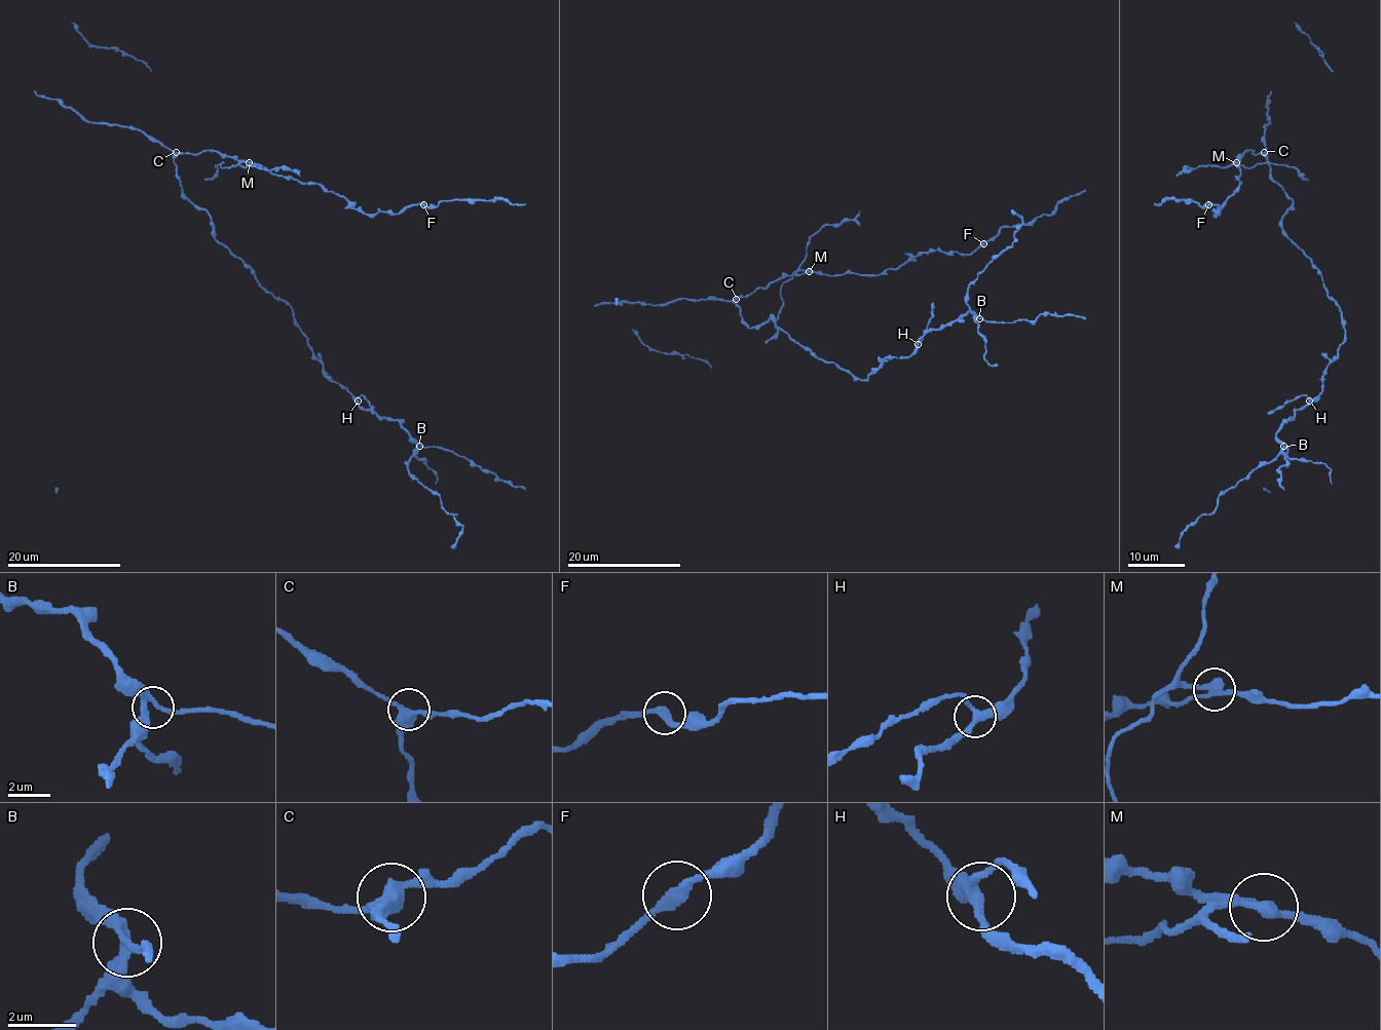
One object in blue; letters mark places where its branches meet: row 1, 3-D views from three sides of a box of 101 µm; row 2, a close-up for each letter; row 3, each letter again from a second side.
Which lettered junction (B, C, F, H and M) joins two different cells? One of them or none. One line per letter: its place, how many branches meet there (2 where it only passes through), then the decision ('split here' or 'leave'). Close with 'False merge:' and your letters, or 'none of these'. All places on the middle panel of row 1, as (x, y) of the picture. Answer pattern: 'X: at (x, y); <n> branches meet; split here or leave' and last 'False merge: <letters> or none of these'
B: at (979, 318); 3 branches meet; leave
C: at (736, 299); 3 branches meet; leave
F: at (983, 243); 2 branches meet; leave
H: at (918, 344); 3 branches meet; leave
M: at (809, 271); 3 branches meet; split here
False merge: M

